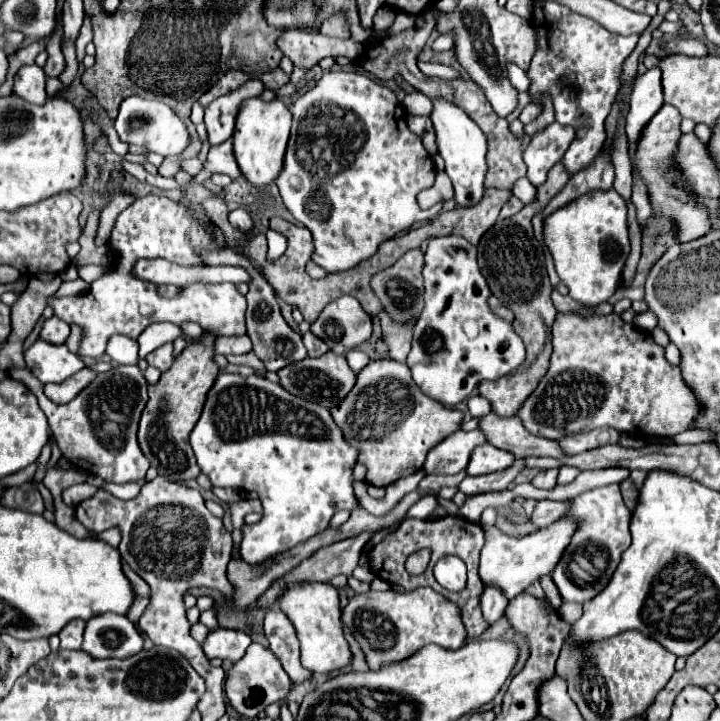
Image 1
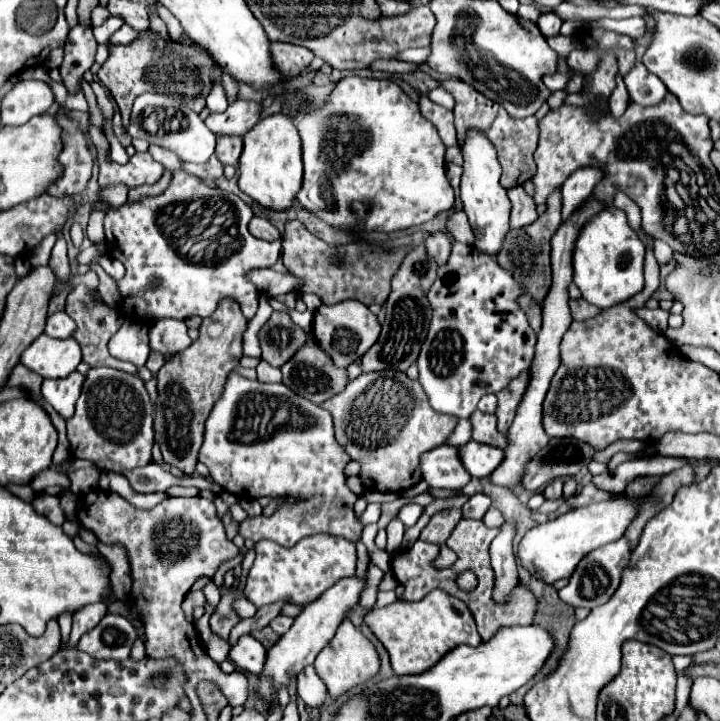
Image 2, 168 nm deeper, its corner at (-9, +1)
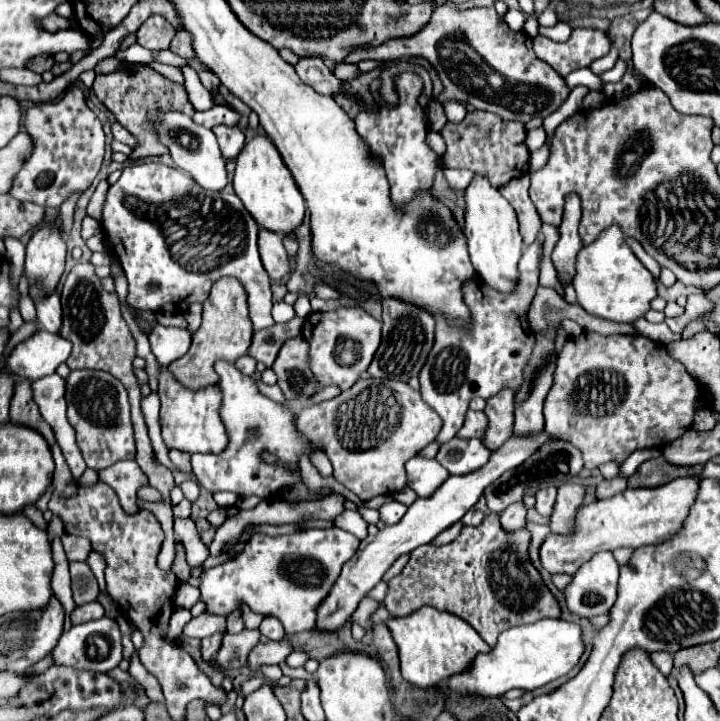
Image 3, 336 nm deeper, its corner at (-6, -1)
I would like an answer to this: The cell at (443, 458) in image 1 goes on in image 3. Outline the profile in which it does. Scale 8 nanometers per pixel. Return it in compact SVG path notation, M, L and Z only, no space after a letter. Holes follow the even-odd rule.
M412 457L406 463L406 473L408 485L418 493L418 497L430 497L450 477L440 463L424 457Z

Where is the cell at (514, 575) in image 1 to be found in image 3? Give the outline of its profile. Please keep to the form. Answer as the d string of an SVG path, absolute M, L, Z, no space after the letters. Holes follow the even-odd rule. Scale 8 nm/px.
M692 477L674 479L662 487L654 489L626 489L624 493L598 499L588 505L582 505L576 513L576 531L572 535L552 535L548 533L540 545L540 561L542 567L556 575L566 573L574 575L586 561L590 561L600 551L614 551L618 547L638 549L648 543L662 543L672 537L688 515L690 505L696 499L698 481Z

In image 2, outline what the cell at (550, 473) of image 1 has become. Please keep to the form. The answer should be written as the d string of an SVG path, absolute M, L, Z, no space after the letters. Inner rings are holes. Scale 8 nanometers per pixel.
M555 479L555 481L551 481L551 483L543 489L543 497L549 499L549 501L561 499L561 489L563 489L563 481L561 481L561 479Z

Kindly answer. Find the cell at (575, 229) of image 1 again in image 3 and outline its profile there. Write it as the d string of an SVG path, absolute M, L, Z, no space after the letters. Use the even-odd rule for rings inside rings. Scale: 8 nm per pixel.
M616 225L604 229L594 243L580 249L572 285L578 293L578 303L590 315L620 323L640 319L650 309L650 301L656 297L656 281L652 273L638 261L626 243L624 231L620 231Z

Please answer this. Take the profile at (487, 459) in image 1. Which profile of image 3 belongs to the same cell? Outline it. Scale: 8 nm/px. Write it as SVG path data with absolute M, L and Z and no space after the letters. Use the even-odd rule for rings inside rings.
M450 439L448 443L442 443L436 461L444 465L452 475L468 475L472 471L478 471L488 463L492 451L484 447L480 439Z

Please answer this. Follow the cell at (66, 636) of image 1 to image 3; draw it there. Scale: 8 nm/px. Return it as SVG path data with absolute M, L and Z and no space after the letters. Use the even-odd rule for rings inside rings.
M92 601L92 603L80 605L72 611L72 625L88 623L88 621L94 621L94 619L100 619L100 617L104 617L104 607L98 601Z

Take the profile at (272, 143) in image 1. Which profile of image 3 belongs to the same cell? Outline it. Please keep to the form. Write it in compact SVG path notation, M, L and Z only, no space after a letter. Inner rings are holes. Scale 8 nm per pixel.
M256 133L238 153L234 171L234 191L242 199L244 207L252 213L256 223L264 229L288 233L294 231L294 227L300 225L304 219L304 197L300 195L300 189L296 189L292 173L288 171L288 167L284 167L280 151L276 151L276 145L264 133Z

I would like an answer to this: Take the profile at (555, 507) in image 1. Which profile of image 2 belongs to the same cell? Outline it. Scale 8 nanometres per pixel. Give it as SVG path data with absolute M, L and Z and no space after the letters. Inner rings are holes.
M589 483L589 485L583 487L581 493L571 497L571 501L567 501L567 503L571 503L571 507L575 509L575 507L583 507L583 505L589 505L589 503L595 503L595 501L605 501L605 499L611 499L611 497L613 497L613 493L603 491L603 489L595 487L593 483Z

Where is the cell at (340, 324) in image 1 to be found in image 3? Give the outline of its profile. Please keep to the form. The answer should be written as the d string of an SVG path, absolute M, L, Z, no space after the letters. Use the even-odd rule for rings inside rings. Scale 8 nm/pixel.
M338 309L328 313L310 313L302 335L310 343L310 367L322 387L338 385L350 389L362 371L368 369L378 345L382 323L370 317L364 309Z

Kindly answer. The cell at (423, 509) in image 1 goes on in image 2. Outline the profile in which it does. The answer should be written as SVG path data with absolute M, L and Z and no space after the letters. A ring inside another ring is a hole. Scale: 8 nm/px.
M414 503L408 504L400 509L398 518L408 528L417 523L419 517L421 517L421 511L423 511L423 506Z

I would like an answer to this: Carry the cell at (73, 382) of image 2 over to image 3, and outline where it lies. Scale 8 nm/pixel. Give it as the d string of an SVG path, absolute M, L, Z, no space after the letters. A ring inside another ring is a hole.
M58 373L42 377L32 383L34 401L40 407L42 417L52 425L56 441L66 457L66 463L72 471L74 479L80 479L80 475L86 471L86 463L80 455L80 449L74 439L74 427L68 423L66 415L66 399L64 399L64 377Z

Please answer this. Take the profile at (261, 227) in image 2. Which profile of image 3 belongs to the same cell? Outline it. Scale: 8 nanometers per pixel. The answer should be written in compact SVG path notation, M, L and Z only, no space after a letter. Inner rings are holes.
M260 227L258 249L260 249L264 269L268 271L268 275L272 279L280 279L288 273L288 253L282 247L282 237L280 235L272 235L272 231L264 231Z

